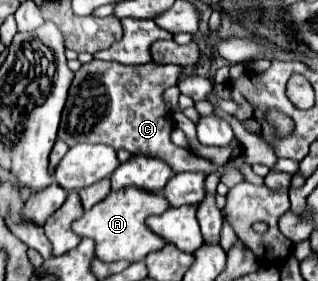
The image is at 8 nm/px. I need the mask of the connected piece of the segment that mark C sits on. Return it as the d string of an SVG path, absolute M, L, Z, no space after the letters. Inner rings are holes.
M91 60L83 64L75 72L75 80L69 90L69 98L65 110L61 114L59 138L67 146L75 146L79 142L89 144L107 144L115 150L125 148L131 154L145 154L151 158L161 158L171 166L173 172L203 172L213 174L219 172L223 184L233 188L243 180L241 172L235 168L213 166L203 158L197 158L191 150L177 148L169 140L169 132L173 130L173 120L163 100L163 92L177 84L183 66L177 64L149 64L141 66L123 66L117 62Z

